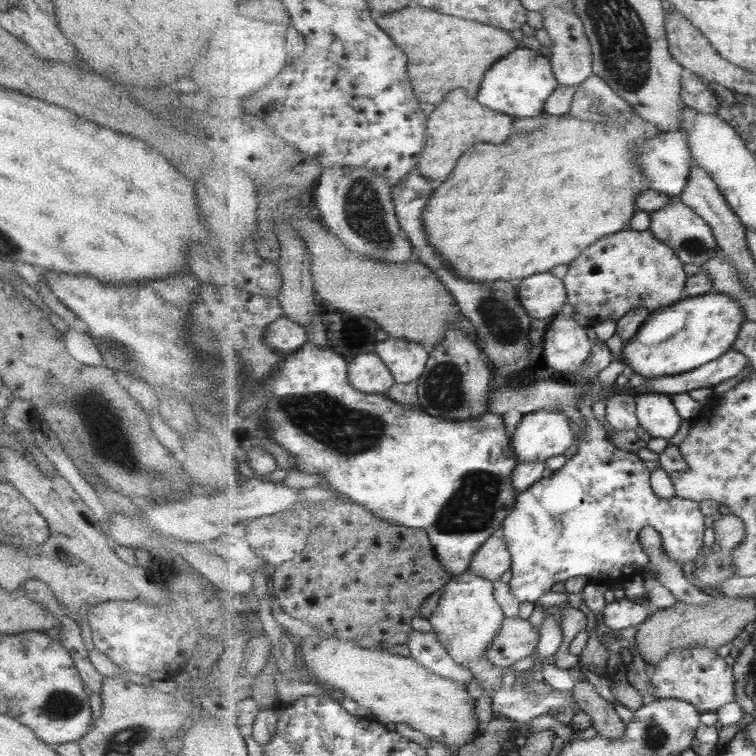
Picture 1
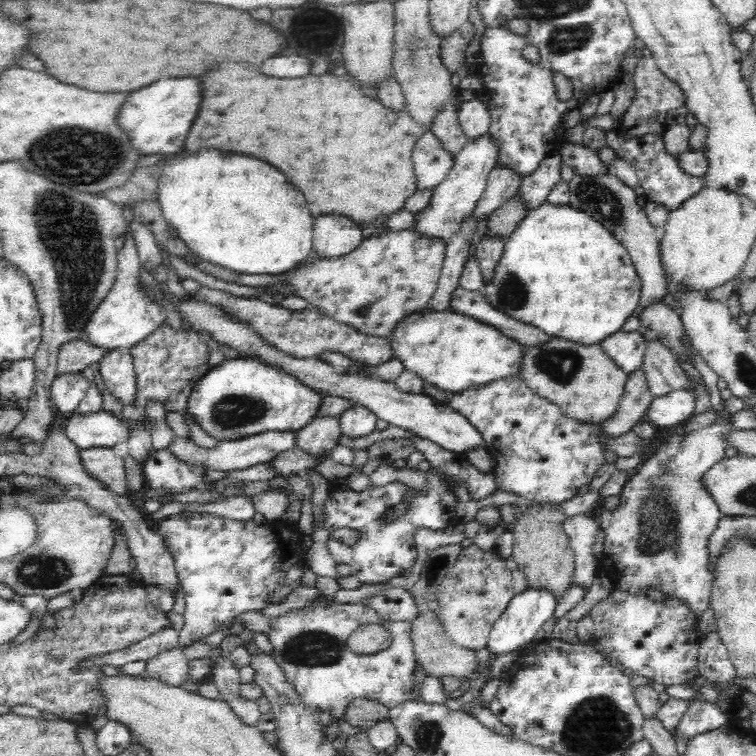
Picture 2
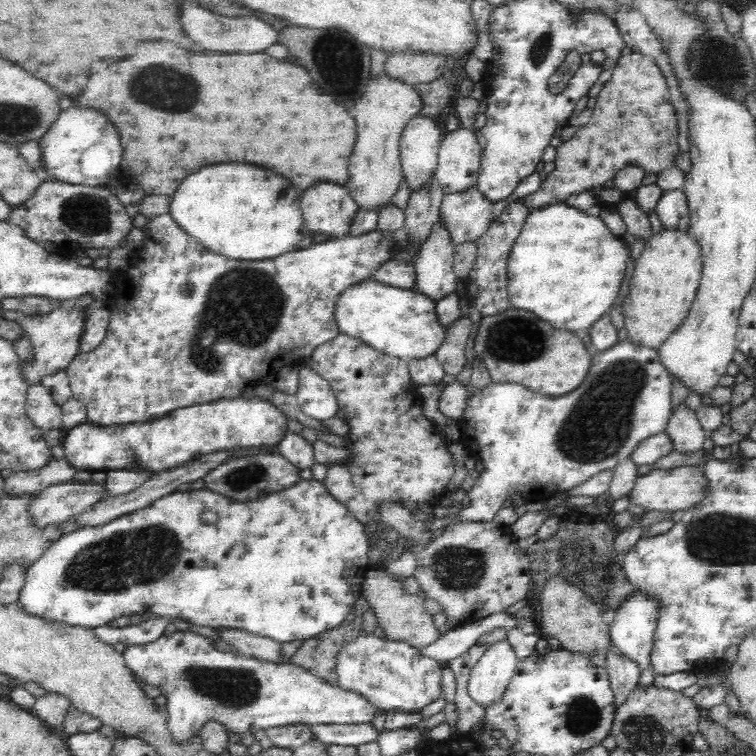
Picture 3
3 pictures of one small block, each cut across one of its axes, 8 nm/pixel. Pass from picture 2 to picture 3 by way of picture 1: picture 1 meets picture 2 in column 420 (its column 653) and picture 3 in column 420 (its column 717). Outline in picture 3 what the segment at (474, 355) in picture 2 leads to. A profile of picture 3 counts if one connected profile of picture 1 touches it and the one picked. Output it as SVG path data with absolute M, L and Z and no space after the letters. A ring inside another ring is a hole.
M366 280L347 288L335 304L334 316L340 333L368 344L377 352L398 359L434 356L446 340L448 326L439 321L435 301L413 289L394 288Z

